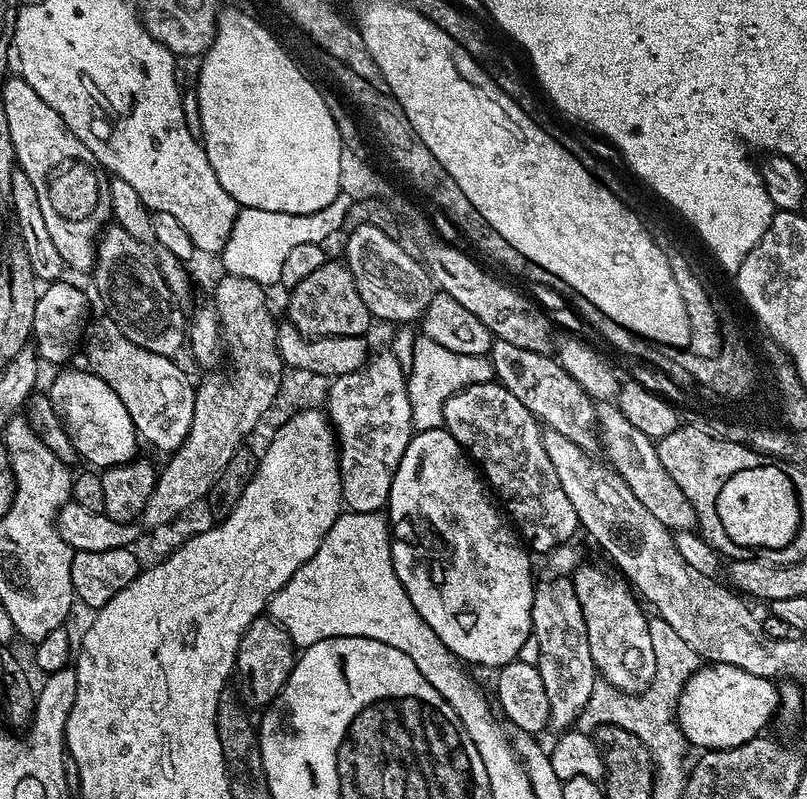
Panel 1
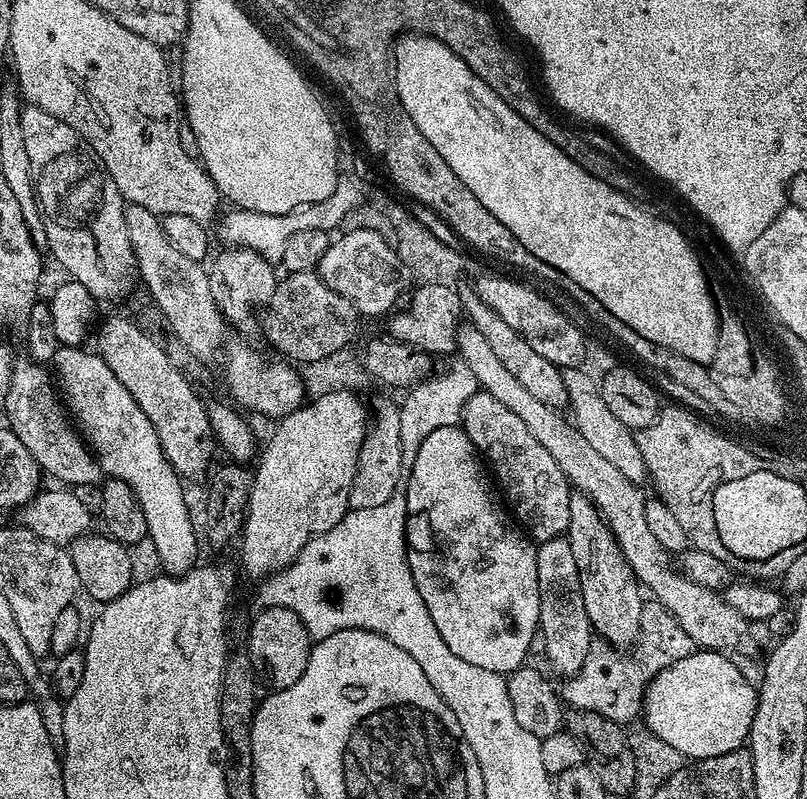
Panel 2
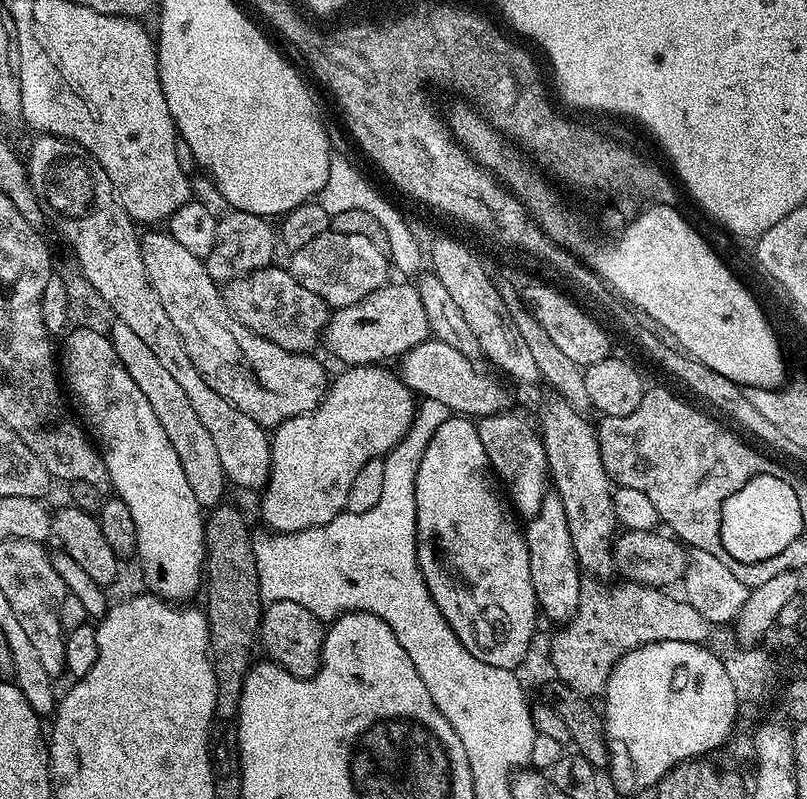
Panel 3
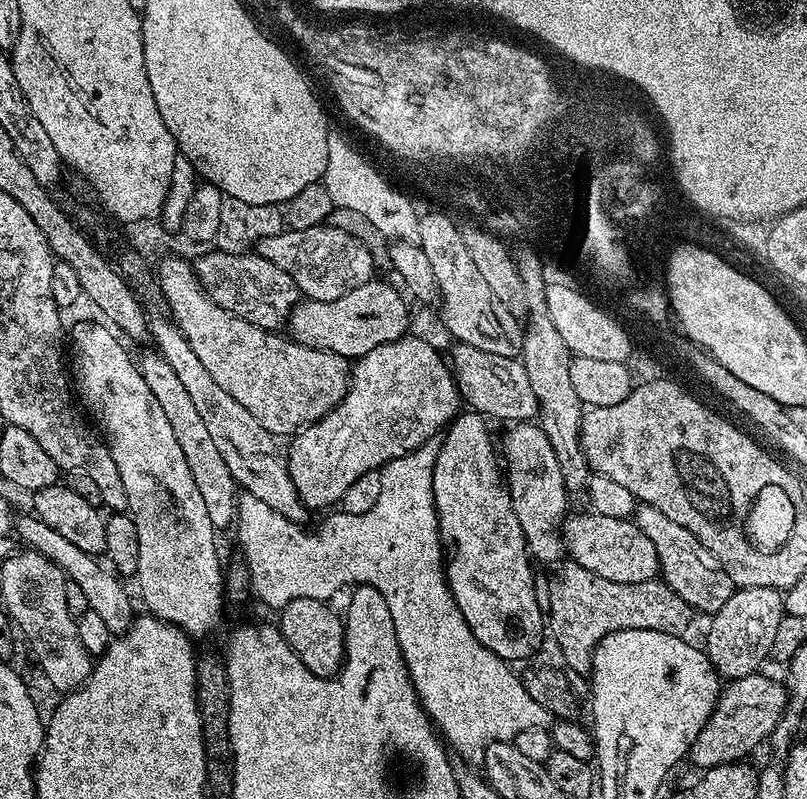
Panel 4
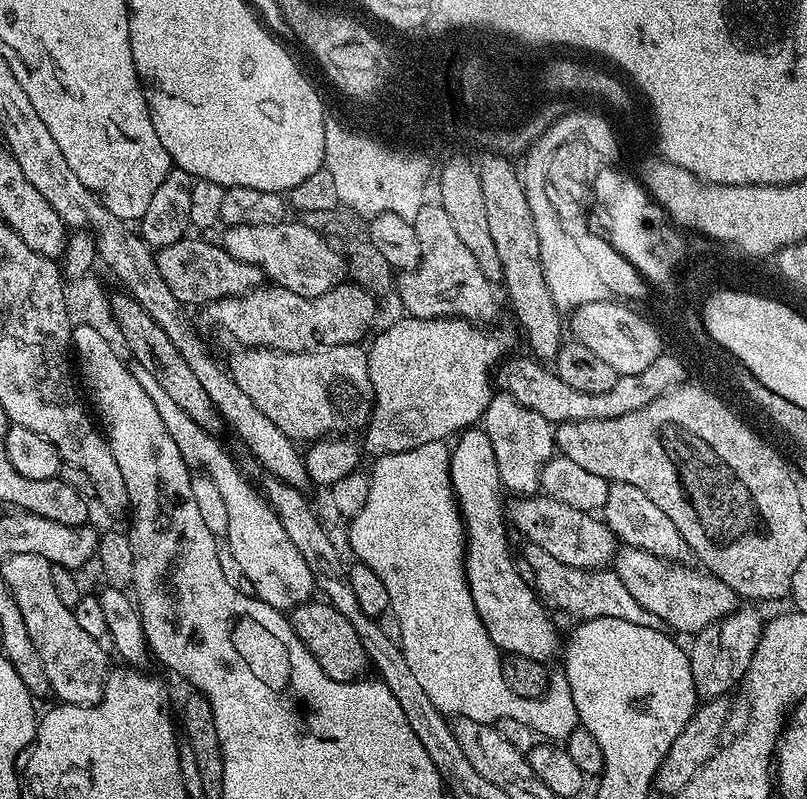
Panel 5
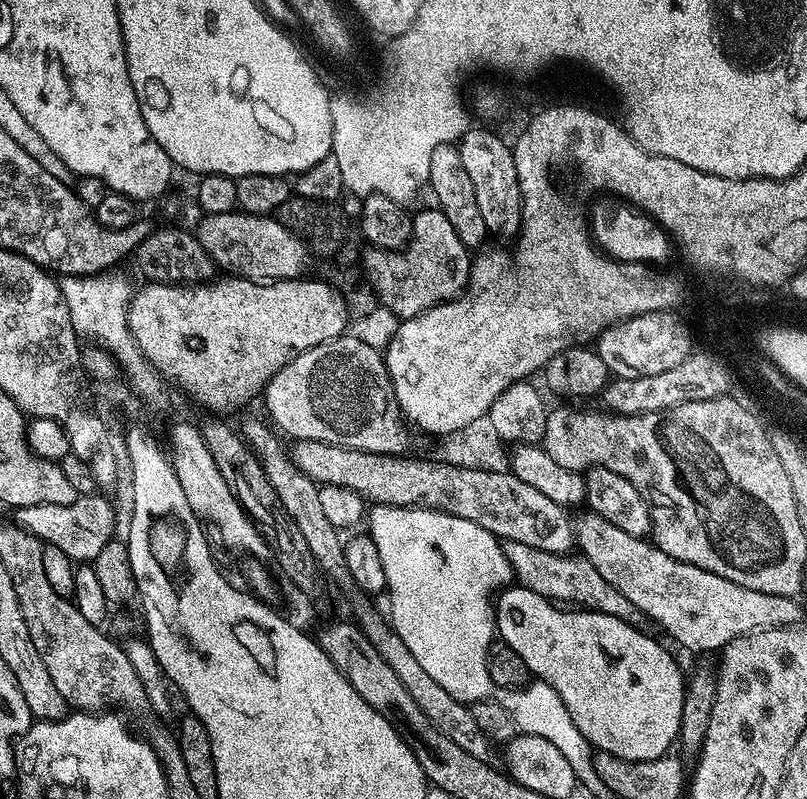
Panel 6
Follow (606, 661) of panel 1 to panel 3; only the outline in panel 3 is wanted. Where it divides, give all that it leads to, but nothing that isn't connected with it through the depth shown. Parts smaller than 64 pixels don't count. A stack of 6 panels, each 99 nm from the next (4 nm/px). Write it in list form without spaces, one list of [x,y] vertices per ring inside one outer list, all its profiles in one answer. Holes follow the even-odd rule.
[[[553,398],[540,408],[538,431],[544,441],[551,487],[562,502],[562,510],[566,510],[566,522],[570,526],[570,542],[574,542],[576,563],[589,577],[608,578],[604,576],[613,575],[614,572],[613,537],[618,532],[612,502],[614,484],[604,469],[597,431],[584,419],[565,400]]]

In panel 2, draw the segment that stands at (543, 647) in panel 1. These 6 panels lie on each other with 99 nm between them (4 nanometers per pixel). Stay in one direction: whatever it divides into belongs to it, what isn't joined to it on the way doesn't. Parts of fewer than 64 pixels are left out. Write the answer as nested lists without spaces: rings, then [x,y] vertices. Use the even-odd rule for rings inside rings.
[[[564,536],[543,541],[536,548],[538,562],[538,598],[540,599],[540,623],[538,636],[544,639],[544,656],[560,678],[573,676],[586,662],[586,654],[592,649],[594,633],[586,614],[586,602],[582,602],[582,586],[578,582],[578,566],[574,566],[574,554],[570,542]]]

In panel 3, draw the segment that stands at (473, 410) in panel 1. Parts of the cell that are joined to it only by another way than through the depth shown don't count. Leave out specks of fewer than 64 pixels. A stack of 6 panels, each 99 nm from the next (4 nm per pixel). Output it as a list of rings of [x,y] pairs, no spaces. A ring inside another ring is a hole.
[[[509,410],[493,416],[481,416],[476,420],[476,429],[478,438],[482,438],[486,458],[492,463],[493,473],[498,477],[513,509],[521,517],[531,518],[536,515],[550,492],[546,450],[539,431],[533,425],[531,428],[522,417],[515,416],[514,413],[515,411]]]

